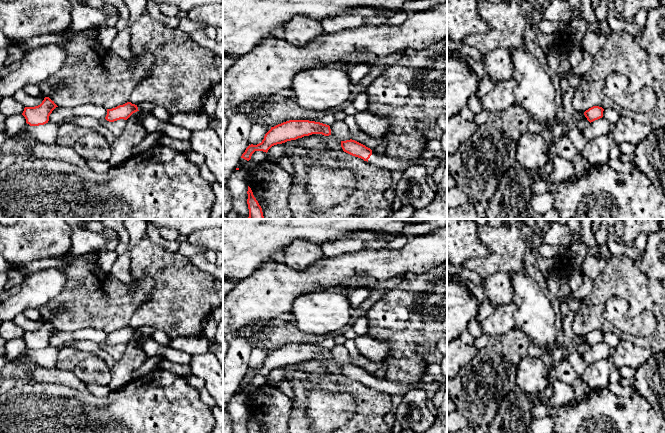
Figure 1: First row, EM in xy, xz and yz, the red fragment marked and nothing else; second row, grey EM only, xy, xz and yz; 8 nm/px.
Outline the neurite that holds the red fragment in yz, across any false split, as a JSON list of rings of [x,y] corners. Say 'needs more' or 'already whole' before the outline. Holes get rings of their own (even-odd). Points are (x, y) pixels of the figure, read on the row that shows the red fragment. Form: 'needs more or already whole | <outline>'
already whole | [[[593,106],[584,112],[585,117],[591,123],[603,117],[604,109],[599,106]]]

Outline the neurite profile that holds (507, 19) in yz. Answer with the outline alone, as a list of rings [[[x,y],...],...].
[[[488,0],[478,3],[478,13],[485,20],[490,30],[484,33],[471,34],[464,38],[463,42],[476,48],[483,56],[496,48],[517,48],[524,46],[524,30],[530,17],[526,7],[518,0],[502,0],[492,3]]]

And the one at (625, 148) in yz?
[[[621,143],[618,145],[621,154],[626,154],[628,156],[632,156],[635,150],[635,145],[631,143]]]

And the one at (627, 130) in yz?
[[[620,116],[610,130],[611,141],[616,144],[631,143],[637,145],[653,130],[650,124],[641,123],[631,117]]]

